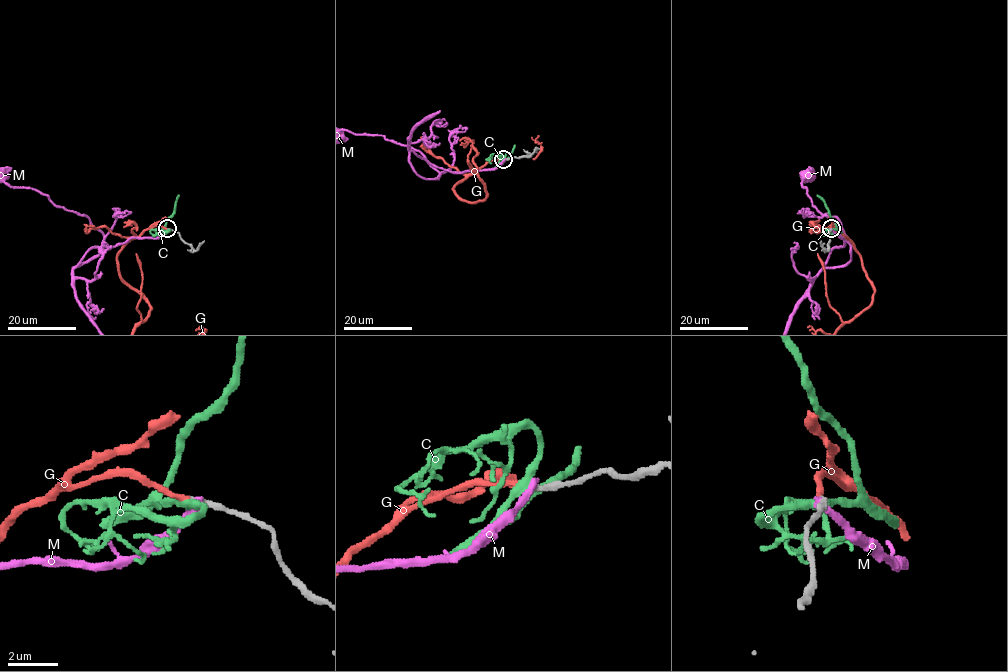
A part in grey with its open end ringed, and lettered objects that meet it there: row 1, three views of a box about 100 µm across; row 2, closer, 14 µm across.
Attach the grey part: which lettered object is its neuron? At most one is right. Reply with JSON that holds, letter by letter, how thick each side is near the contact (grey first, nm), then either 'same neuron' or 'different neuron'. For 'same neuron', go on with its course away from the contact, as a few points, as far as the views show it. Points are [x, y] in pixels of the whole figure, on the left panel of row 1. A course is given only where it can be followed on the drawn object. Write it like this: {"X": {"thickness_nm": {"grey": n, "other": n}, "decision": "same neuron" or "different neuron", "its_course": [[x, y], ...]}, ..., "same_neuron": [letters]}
{"C": {"thickness_nm": {"grey": 200, "other": 320}, "decision": "different neuron"}, "G": {"thickness_nm": {"grey": 200, "other": 190}, "decision": "same neuron"}, "M": {"thickness_nm": {"grey": 260, "other": 340}, "decision": "different neuron"}, "same_neuron": ["G"]}

